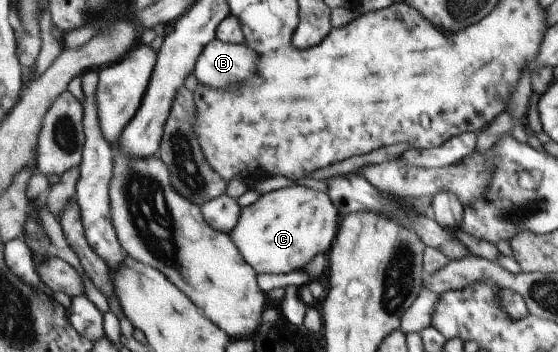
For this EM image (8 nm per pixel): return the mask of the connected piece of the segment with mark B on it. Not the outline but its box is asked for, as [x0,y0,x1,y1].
[194,38,258,87]

